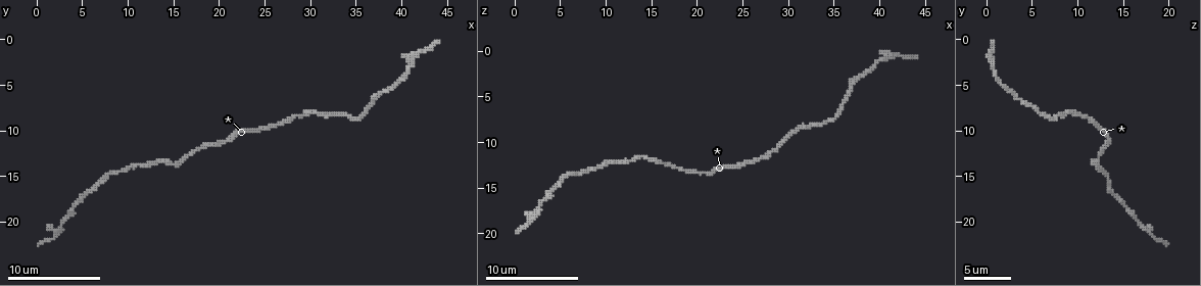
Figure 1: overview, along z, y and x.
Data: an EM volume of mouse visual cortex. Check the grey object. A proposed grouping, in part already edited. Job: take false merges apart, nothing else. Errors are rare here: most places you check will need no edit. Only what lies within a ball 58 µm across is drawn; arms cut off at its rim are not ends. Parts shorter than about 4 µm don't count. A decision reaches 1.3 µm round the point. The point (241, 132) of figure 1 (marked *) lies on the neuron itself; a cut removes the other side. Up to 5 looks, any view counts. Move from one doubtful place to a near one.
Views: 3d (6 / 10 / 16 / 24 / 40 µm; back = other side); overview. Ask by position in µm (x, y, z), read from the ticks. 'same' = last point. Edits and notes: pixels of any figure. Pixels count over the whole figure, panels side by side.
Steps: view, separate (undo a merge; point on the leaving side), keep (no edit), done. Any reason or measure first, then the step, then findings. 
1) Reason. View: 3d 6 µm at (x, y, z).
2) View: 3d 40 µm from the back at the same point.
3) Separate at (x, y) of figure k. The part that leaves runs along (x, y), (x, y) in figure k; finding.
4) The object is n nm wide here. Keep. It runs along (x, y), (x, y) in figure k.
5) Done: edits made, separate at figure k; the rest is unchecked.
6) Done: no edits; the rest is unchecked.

Sudden change in width. View: 3d 10 µm at (6.2, 16.6, 13.6).

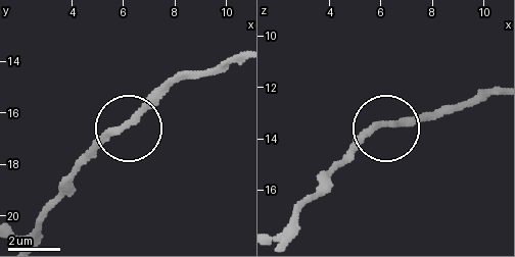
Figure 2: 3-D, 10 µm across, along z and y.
Keep. It runs along (494, 90), (374, 130), (330, 171) in figure 2; all the same neuron.

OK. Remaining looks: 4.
Thin neck. View: 3d 10 µm at (3.2, 19.6, 16.2).

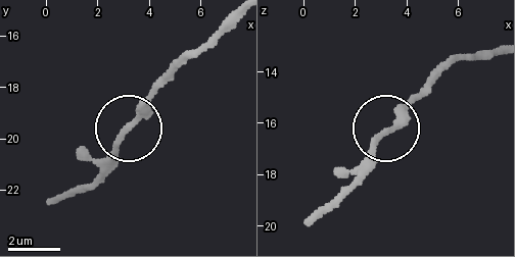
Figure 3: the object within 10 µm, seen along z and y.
Keep. All the same neuron.

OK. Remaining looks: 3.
Thick turns thin. View: 3d 6 µm at (40.8, 3.2, 0.8).

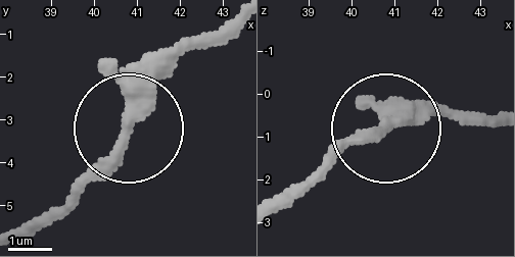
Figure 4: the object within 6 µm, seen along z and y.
Keep. It runs along (277, 203), (365, 131), (461, 115) in figure 4; all the same neuron.

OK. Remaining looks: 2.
Done: no edits; the rest is unchecked.

